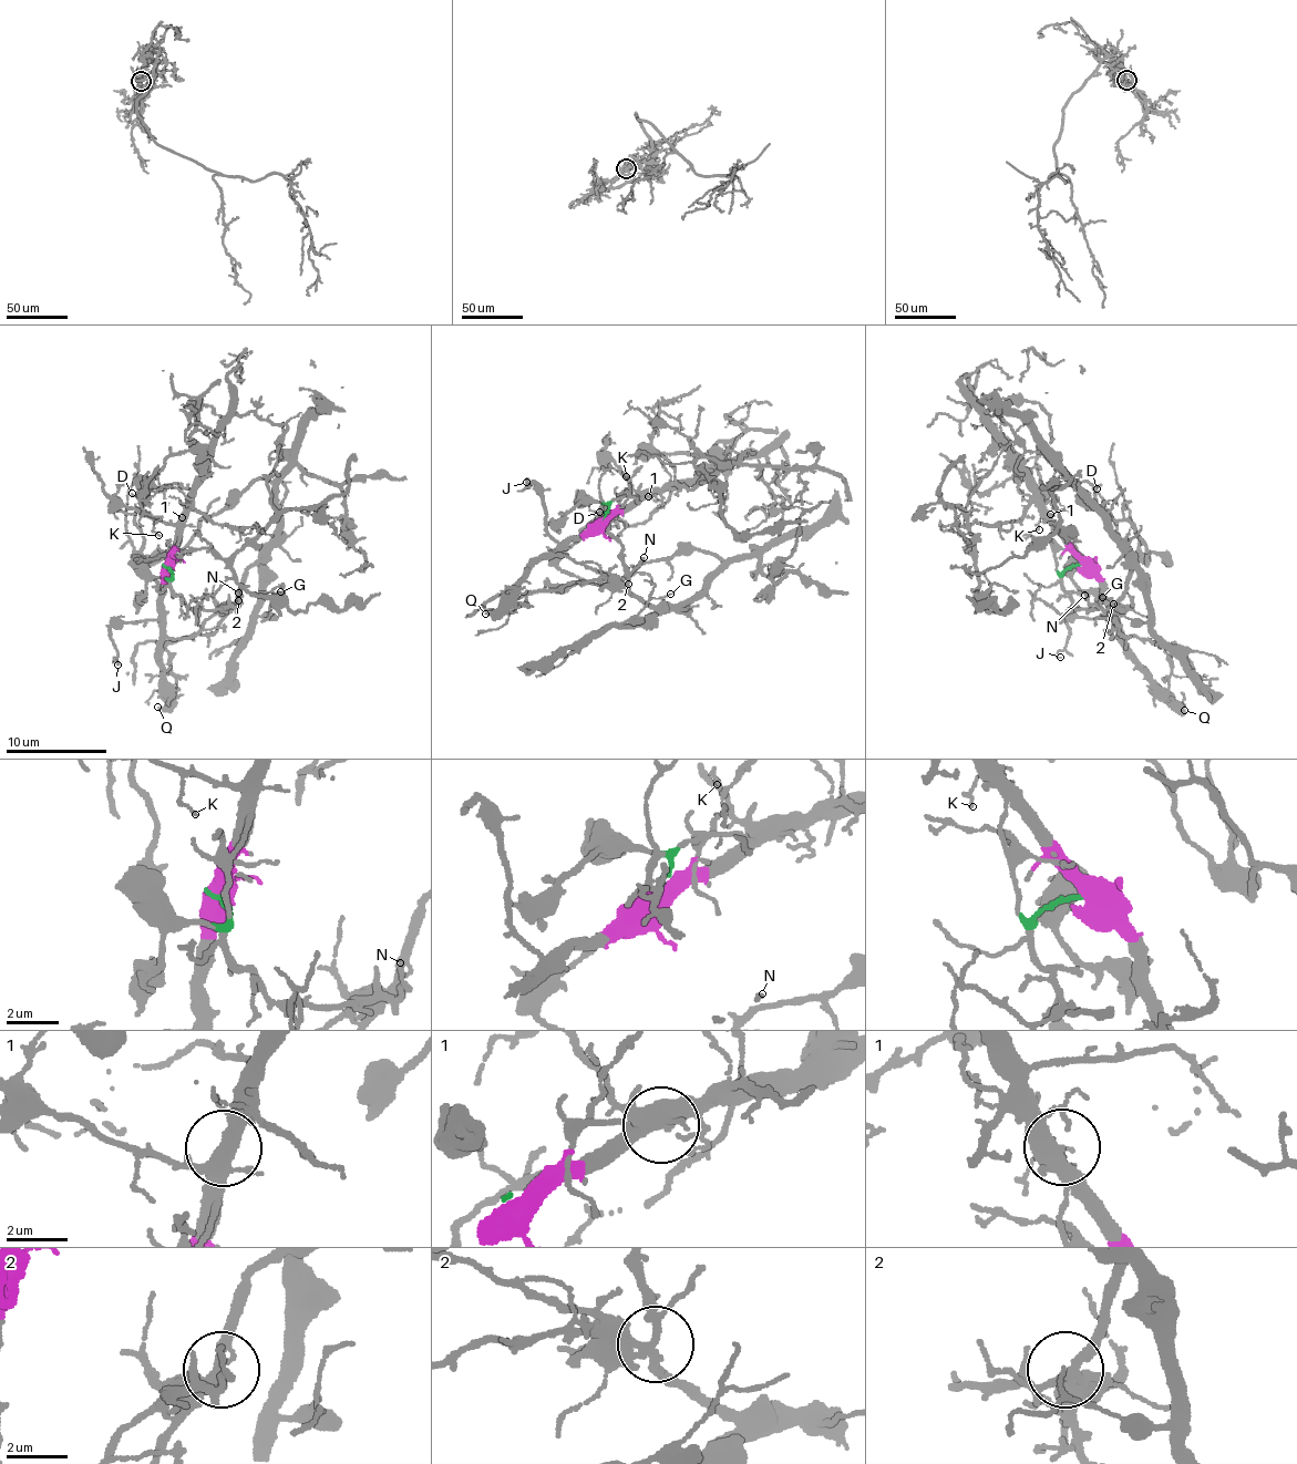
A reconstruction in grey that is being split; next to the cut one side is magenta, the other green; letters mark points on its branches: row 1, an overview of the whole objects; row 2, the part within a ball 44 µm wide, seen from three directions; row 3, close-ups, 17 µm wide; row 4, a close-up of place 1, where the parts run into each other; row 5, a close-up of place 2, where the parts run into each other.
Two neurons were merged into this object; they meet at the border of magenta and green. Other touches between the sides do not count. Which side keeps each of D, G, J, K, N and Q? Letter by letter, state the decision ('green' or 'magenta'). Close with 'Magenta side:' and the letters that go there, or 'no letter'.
D: magenta
G: green
J: magenta
K: magenta
N: green
Q: magenta
Magenta side: D, J, K, Q

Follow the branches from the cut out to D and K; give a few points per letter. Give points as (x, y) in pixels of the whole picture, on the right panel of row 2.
D: (1083, 563), (1083, 556), (1066, 540), (1052, 518), (1040, 490), (1090, 483), (1095, 488)
K: (1083, 563), (1083, 556), (1053, 521), (1043, 515), (1039, 531)

